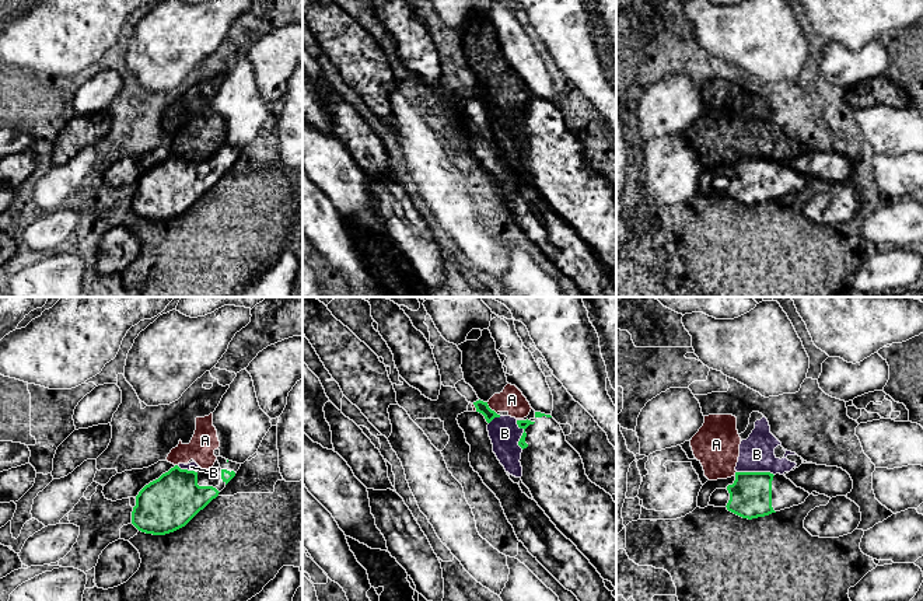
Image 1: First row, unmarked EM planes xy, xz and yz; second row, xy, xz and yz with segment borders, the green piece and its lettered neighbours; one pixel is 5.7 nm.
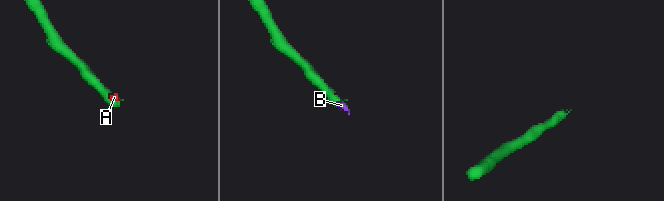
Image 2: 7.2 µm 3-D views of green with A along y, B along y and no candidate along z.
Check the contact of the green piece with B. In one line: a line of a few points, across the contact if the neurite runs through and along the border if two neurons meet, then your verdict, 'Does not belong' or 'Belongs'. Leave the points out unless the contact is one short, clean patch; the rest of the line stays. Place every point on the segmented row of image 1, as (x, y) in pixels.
Line: yz (737, 471), (769, 471), (773, 475). Does not belong

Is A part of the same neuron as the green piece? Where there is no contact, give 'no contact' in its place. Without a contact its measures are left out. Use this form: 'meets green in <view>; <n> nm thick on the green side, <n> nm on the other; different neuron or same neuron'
meets green in xz; 70 nm thick on the green side, 140 nm on the other; different neuron

